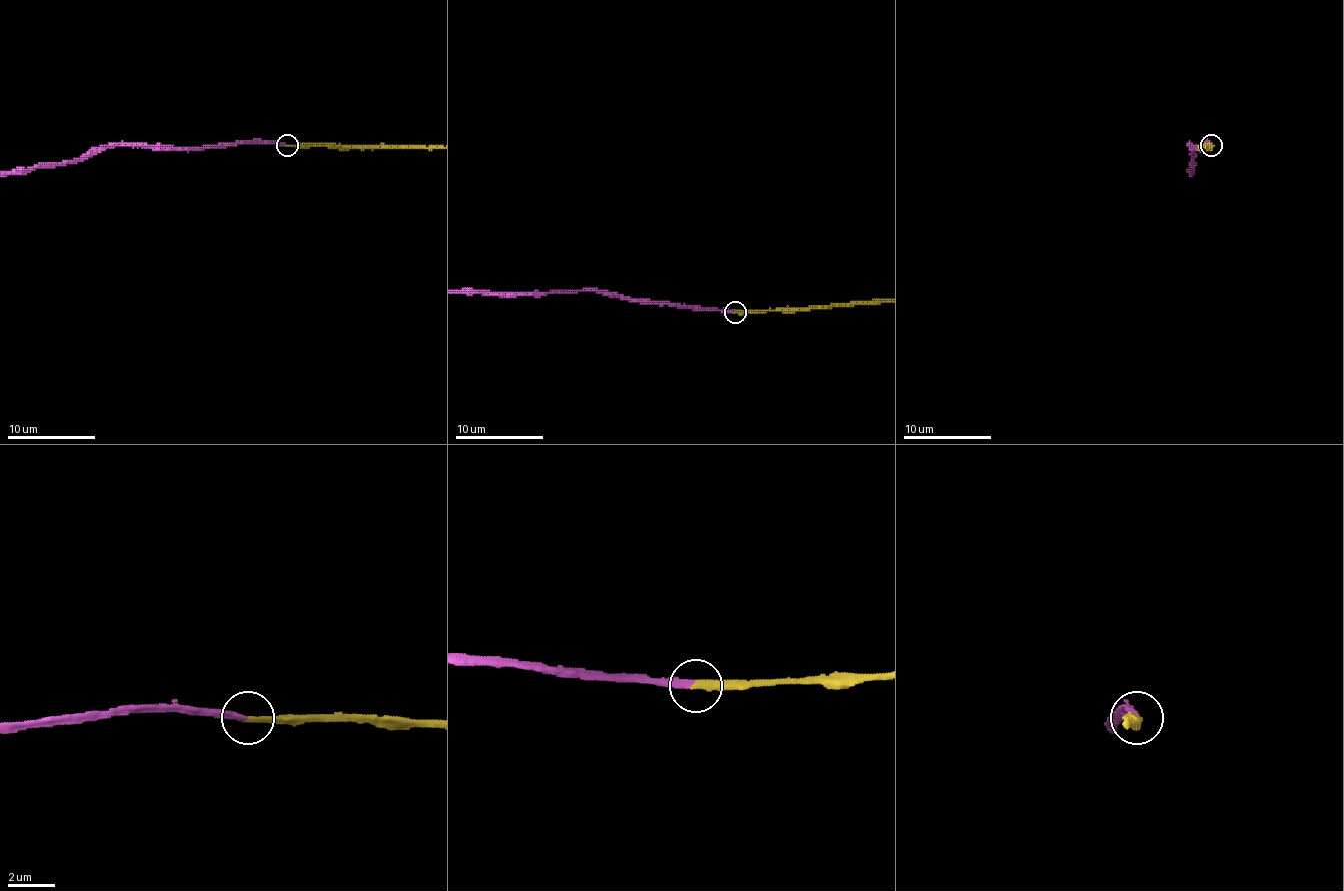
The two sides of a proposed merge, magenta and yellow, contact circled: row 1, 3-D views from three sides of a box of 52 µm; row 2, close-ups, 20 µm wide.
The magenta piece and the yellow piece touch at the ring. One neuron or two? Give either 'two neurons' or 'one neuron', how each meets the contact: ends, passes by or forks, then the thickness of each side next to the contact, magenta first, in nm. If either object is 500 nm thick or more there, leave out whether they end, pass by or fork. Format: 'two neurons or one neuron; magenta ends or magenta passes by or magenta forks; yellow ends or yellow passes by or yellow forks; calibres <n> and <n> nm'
one neuron; magenta ends; yellow ends; calibres 300 and 320 nm

